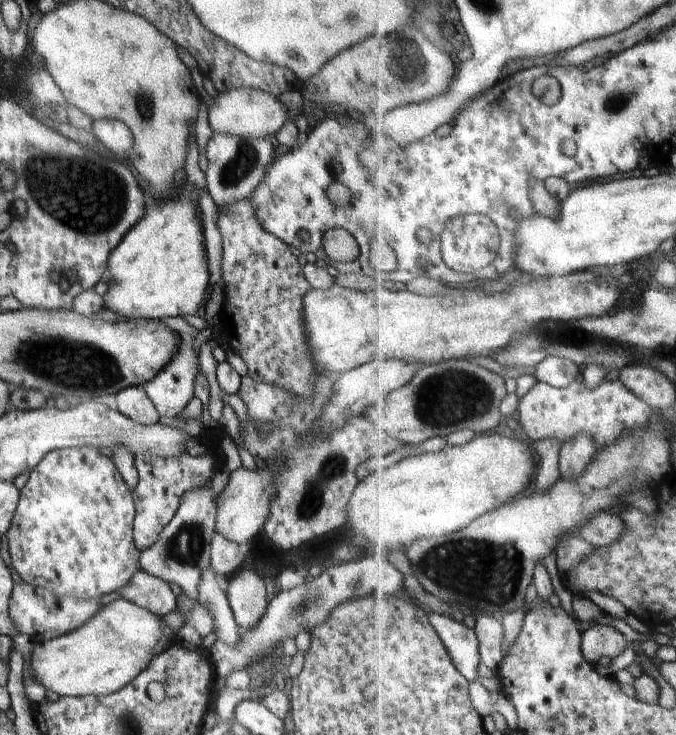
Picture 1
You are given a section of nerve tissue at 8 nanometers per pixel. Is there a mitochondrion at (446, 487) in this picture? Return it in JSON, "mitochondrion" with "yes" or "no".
{"mitochondrion":"no"}

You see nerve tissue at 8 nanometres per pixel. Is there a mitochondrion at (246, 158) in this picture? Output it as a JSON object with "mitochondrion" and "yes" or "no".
{"mitochondrion":"yes"}

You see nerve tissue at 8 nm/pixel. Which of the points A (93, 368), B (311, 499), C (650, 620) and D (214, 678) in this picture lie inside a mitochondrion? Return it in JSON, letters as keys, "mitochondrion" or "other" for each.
{"A":"mitochondrion","B":"mitochondrion","C":"other","D":"other"}

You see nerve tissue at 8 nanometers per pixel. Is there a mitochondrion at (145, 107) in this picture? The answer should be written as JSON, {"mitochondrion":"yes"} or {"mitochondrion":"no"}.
{"mitochondrion":"yes"}

